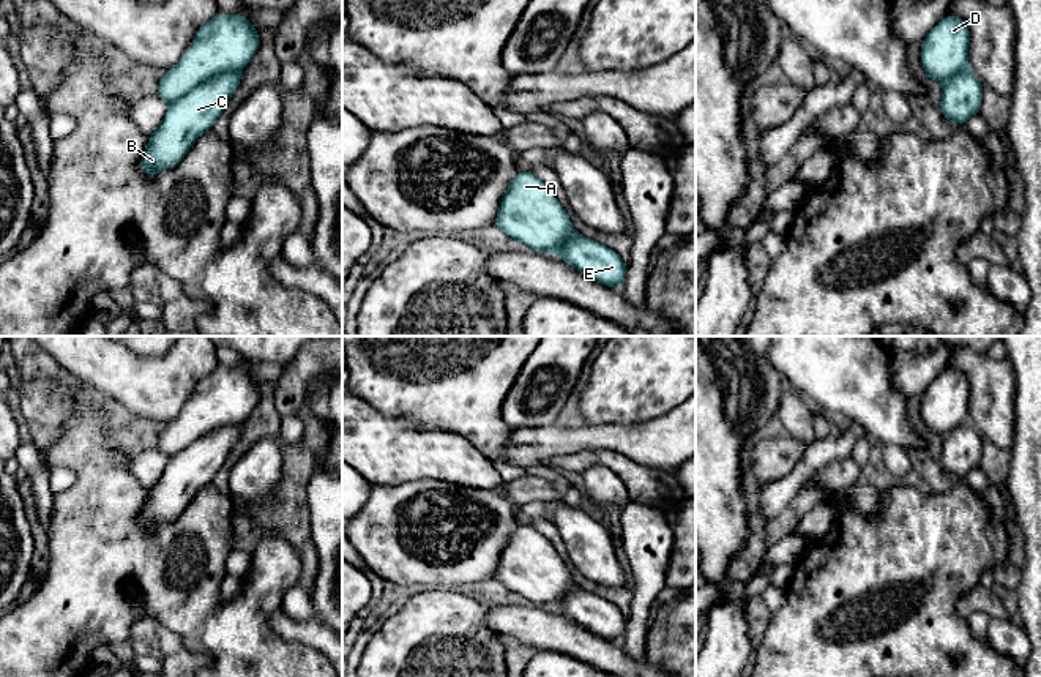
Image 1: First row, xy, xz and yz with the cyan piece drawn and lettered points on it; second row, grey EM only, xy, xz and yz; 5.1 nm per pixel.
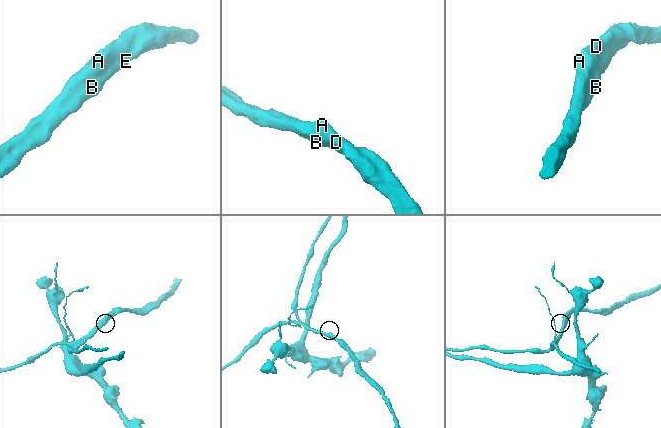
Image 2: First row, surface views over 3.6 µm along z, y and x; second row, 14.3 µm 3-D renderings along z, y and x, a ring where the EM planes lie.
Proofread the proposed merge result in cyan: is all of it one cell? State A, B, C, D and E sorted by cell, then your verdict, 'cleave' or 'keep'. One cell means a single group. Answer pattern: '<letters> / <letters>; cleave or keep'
A D / B C E; cleave

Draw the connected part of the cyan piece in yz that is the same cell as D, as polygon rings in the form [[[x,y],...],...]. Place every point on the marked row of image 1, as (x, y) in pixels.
[[[945,16],[921,41],[921,66],[929,80],[943,84],[968,66],[970,33],[959,16]]]

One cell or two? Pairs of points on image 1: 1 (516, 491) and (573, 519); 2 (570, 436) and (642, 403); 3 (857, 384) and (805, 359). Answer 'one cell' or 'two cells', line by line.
1: two cells
2: two cells
3: one cell

